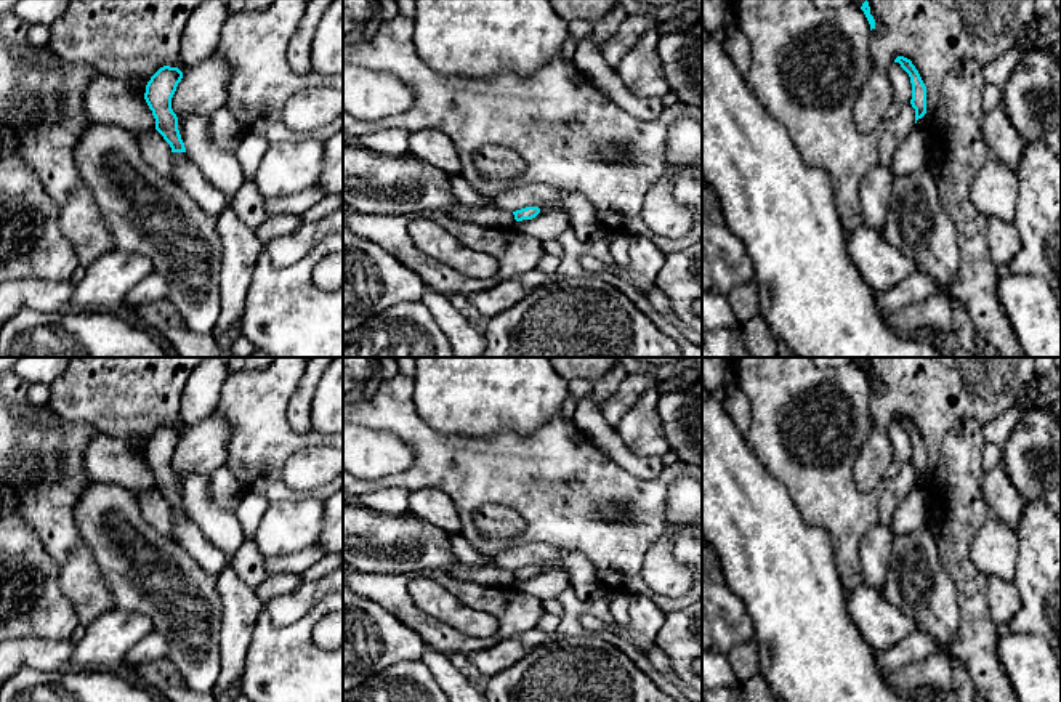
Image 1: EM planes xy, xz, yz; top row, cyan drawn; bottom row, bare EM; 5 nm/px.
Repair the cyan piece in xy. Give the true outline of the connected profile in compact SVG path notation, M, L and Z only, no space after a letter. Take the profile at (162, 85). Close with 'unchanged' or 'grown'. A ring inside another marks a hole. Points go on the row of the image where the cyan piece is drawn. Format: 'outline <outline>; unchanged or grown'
outline M163 66L147 82L144 99L155 119L155 130L170 144L171 152L186 152L178 130L178 117L171 109L171 98L183 72L178 67Z; unchanged

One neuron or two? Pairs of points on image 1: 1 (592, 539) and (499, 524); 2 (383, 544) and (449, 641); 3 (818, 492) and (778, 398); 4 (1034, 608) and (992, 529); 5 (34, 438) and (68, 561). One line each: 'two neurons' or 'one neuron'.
1: two neurons
2: two neurons
3: one neuron
4: two neurons
5: one neuron

